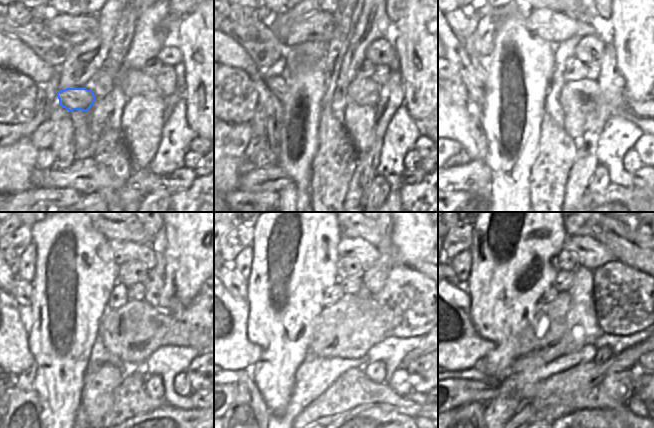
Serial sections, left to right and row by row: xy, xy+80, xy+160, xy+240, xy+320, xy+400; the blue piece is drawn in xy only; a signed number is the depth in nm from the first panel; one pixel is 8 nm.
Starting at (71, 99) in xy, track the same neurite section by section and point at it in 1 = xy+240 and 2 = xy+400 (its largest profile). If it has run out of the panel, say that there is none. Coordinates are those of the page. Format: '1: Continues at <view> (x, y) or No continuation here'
1: Continues at xy+240 (21, 291)
2: Continues at xy+400 (458, 284)

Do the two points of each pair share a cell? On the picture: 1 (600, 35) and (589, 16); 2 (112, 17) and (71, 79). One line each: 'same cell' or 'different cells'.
1: different cells
2: same cell

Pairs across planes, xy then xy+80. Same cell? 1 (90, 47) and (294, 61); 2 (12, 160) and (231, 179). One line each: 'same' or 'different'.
1: same
2: same

